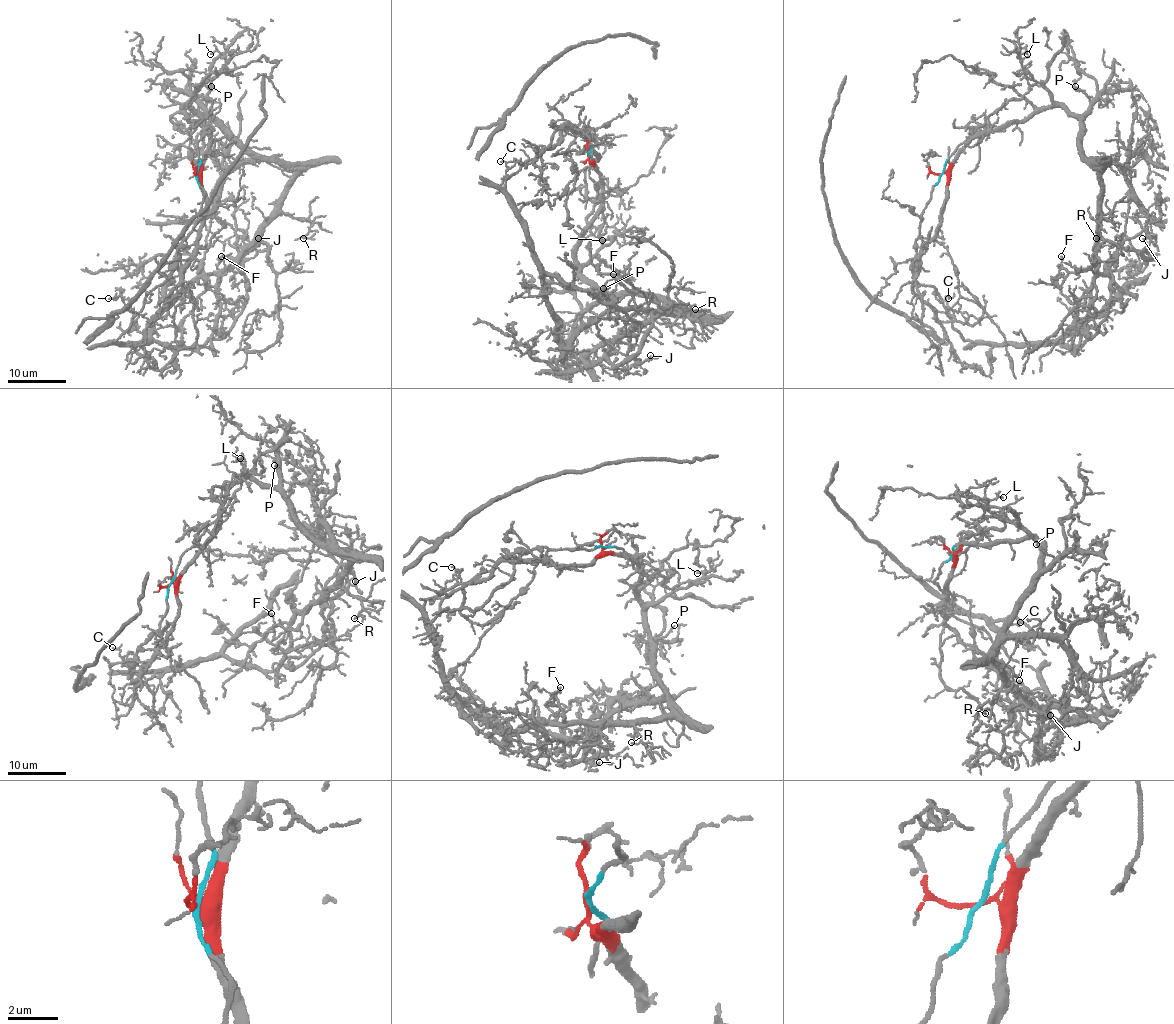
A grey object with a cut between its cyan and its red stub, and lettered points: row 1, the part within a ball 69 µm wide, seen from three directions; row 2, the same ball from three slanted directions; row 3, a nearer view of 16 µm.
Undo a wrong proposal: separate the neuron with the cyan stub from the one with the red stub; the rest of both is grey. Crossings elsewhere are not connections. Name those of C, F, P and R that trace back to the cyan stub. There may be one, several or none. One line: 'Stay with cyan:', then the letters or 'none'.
Stay with cyan: C

